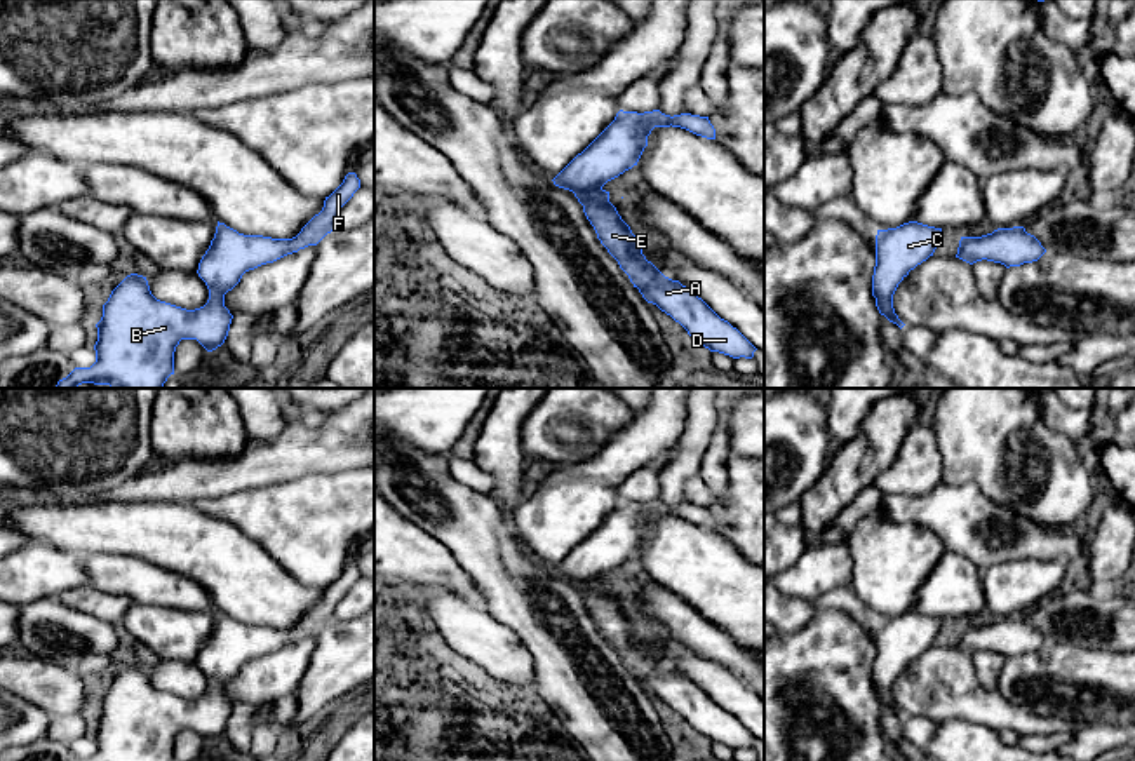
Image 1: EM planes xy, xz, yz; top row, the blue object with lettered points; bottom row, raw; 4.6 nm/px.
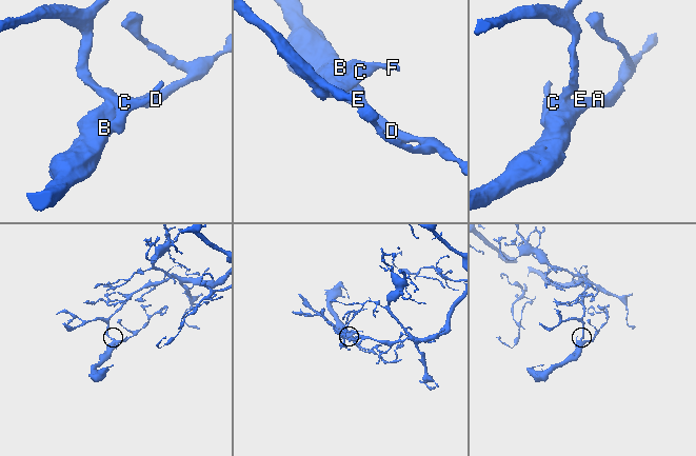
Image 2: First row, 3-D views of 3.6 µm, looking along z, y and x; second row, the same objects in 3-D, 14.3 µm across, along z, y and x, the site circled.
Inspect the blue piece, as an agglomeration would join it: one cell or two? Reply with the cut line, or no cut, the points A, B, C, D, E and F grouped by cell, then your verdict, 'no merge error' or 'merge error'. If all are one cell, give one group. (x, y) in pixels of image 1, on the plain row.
no cut | A B C D E F | no merge error

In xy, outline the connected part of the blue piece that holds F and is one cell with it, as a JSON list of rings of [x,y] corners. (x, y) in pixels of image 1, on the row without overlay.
[[[348,562],[343,573],[324,590],[324,597],[292,629],[272,629],[244,625],[218,611],[214,629],[198,653],[198,667],[209,679],[204,697],[186,700],[157,690],[146,667],[131,663],[110,684],[103,695],[103,707],[96,714],[96,752],[91,758],[73,761],[174,761],[174,742],[181,730],[197,730],[207,742],[221,737],[228,726],[233,705],[225,697],[225,684],[232,681],[249,660],[273,653],[308,636],[317,636],[327,623],[336,620],[336,606],[360,578],[355,562]]]

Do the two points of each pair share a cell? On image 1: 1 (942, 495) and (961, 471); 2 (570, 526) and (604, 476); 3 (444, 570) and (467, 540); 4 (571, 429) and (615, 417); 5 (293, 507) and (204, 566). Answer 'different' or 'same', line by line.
1: different
2: same
3: different
4: same
5: different

